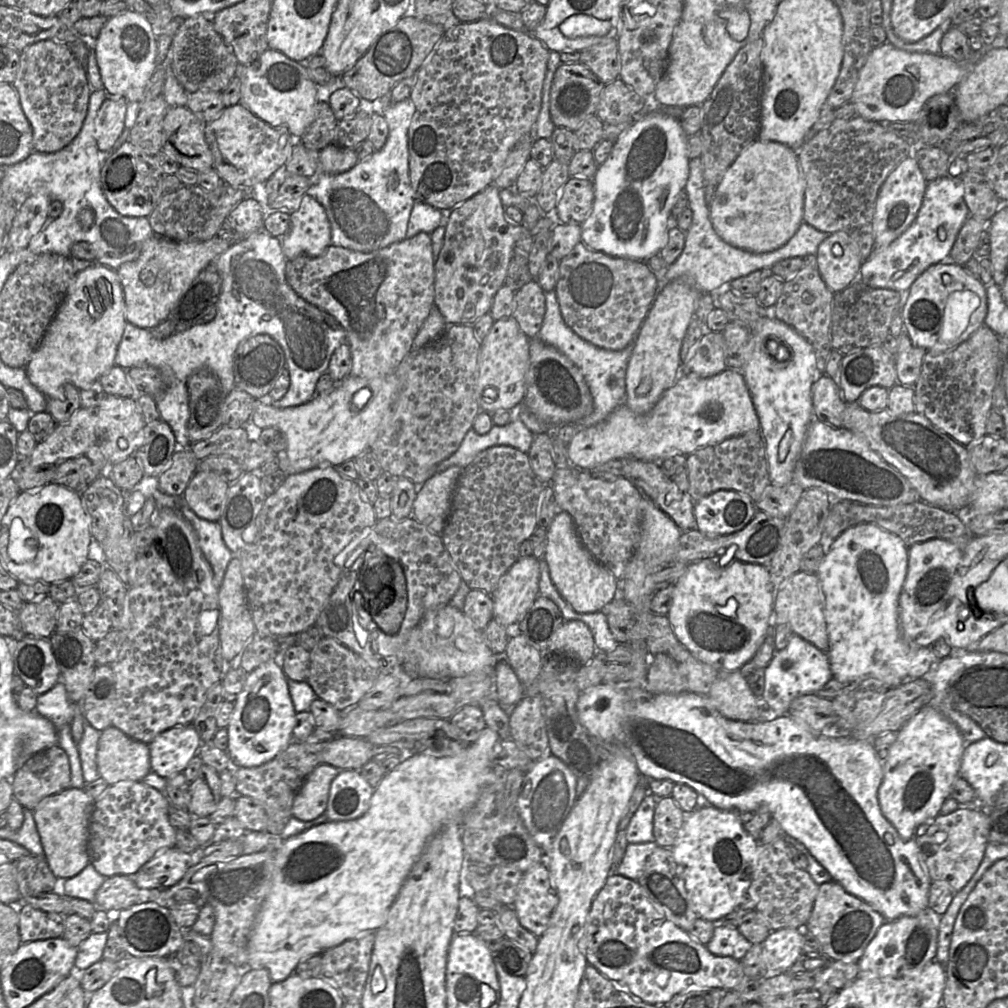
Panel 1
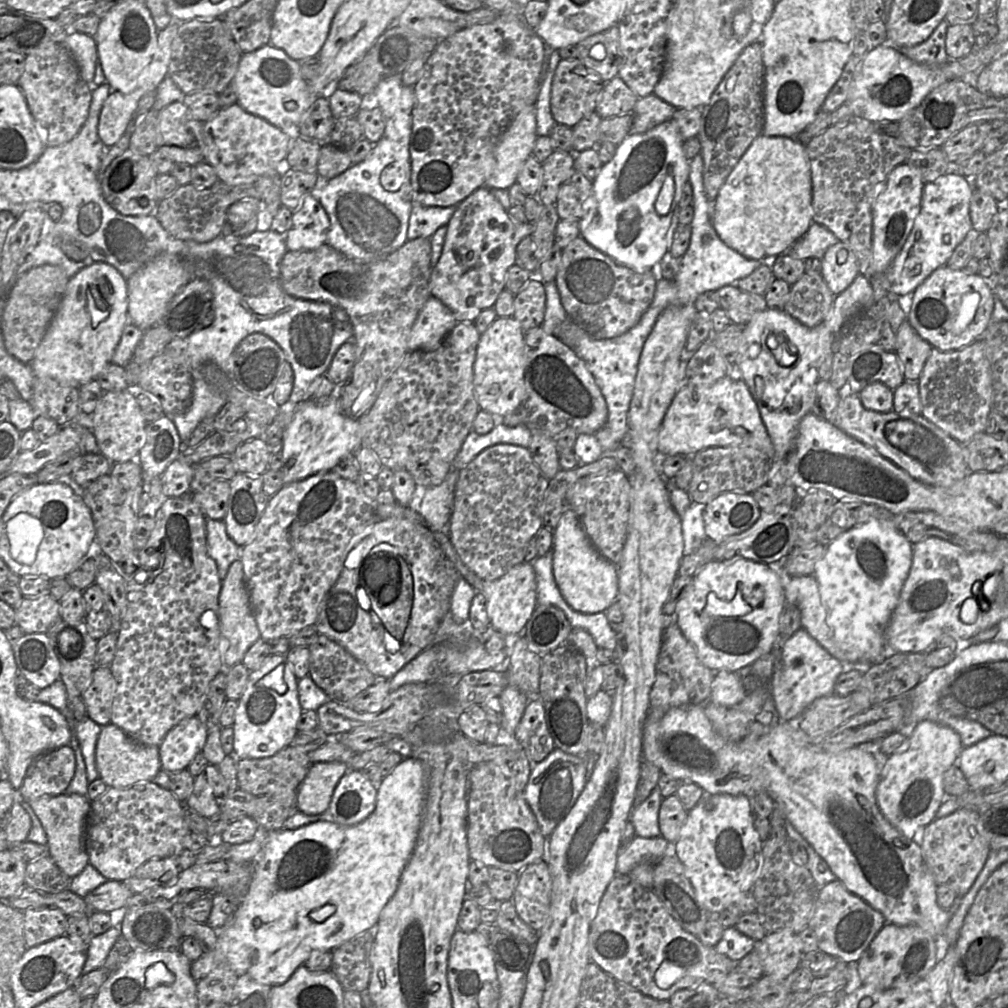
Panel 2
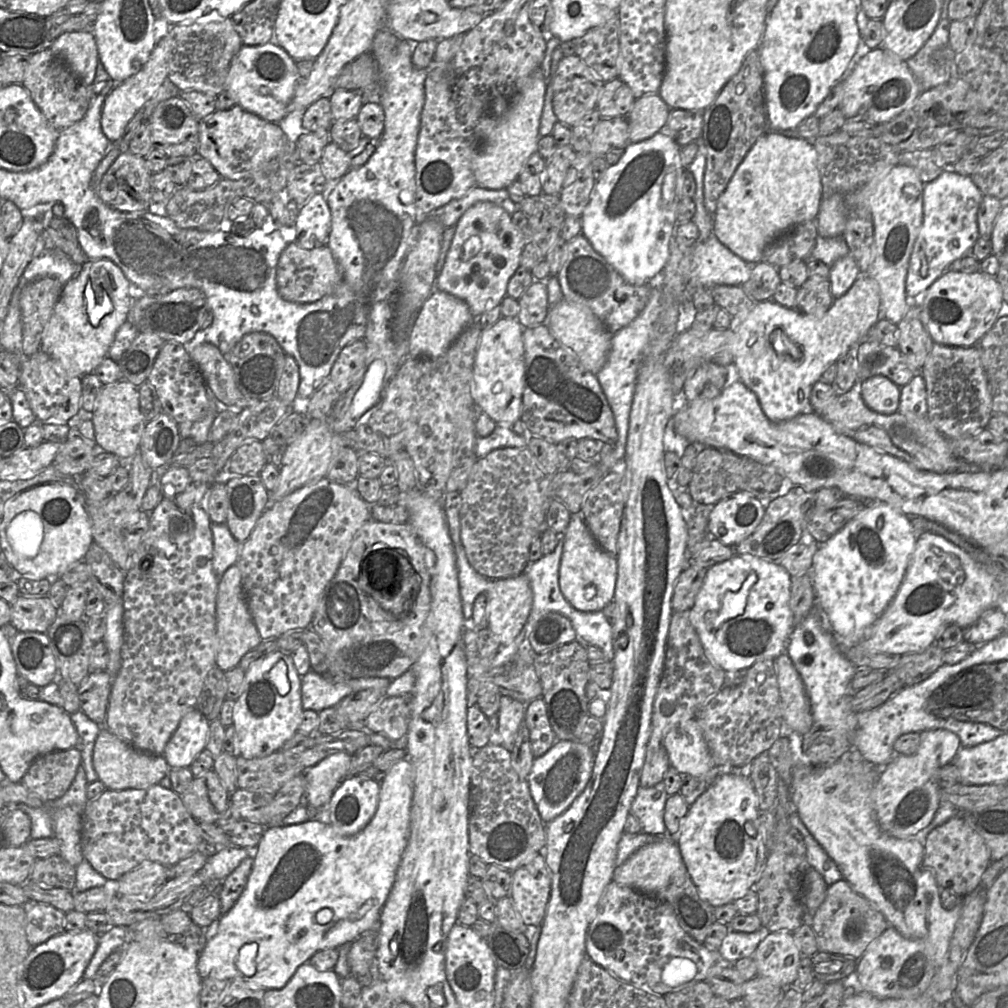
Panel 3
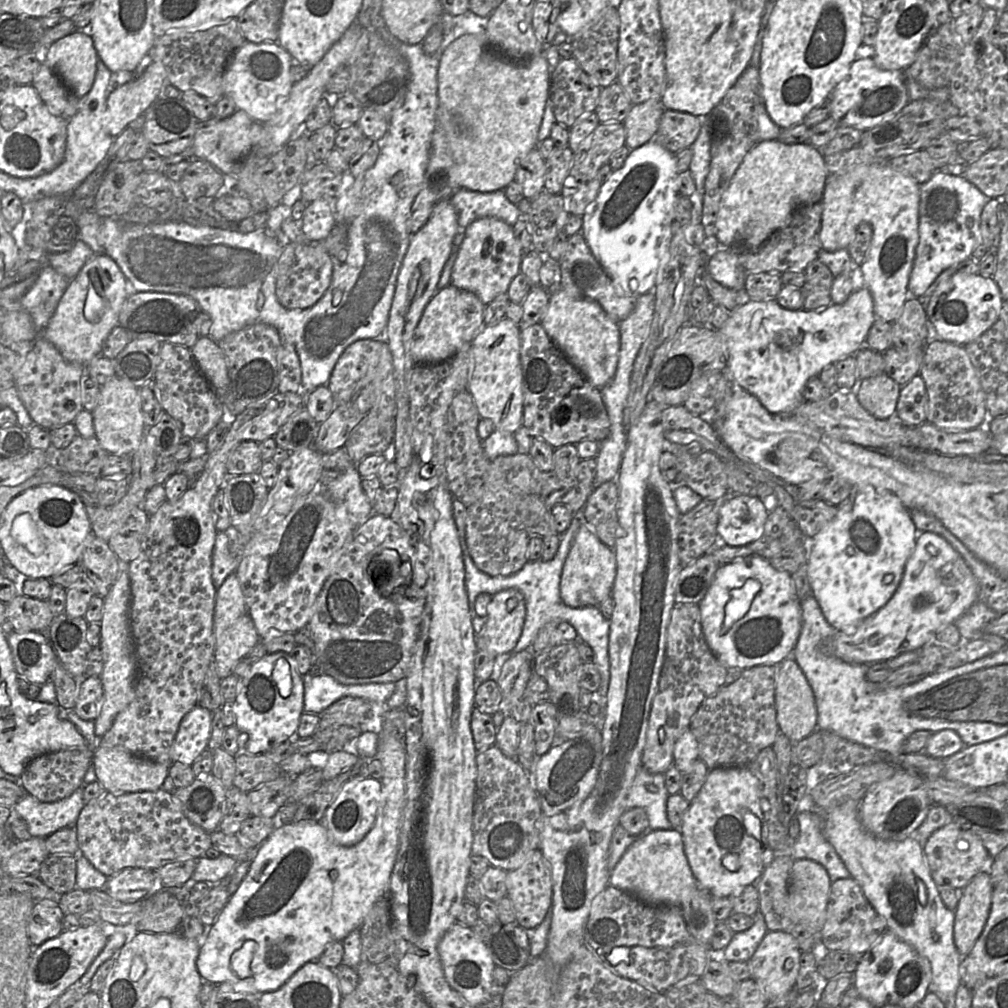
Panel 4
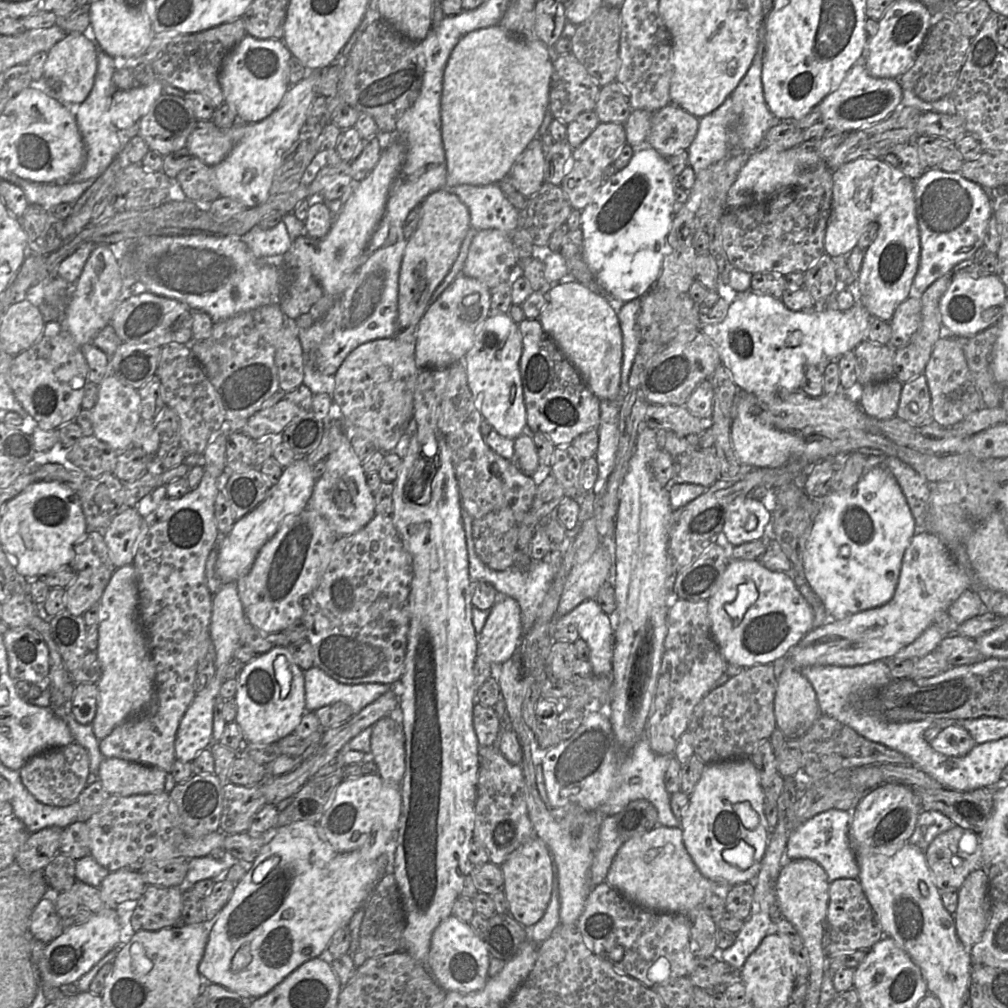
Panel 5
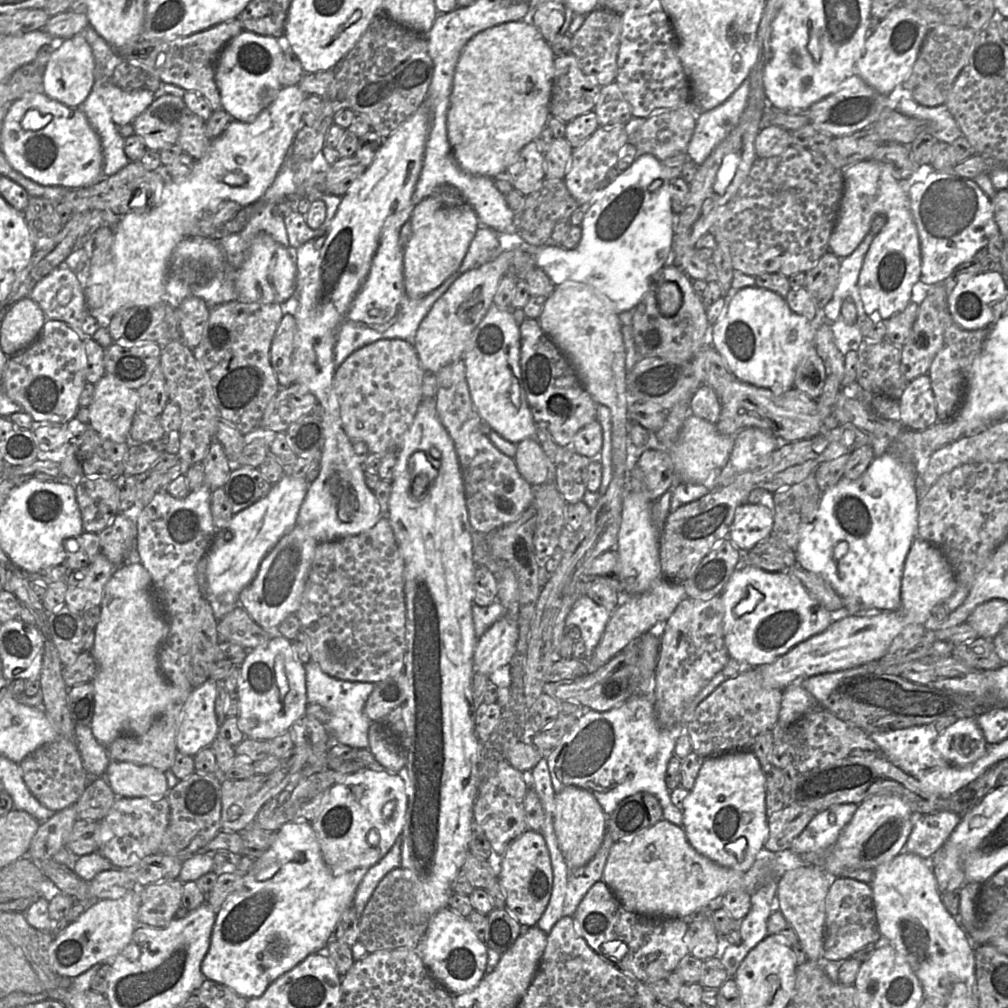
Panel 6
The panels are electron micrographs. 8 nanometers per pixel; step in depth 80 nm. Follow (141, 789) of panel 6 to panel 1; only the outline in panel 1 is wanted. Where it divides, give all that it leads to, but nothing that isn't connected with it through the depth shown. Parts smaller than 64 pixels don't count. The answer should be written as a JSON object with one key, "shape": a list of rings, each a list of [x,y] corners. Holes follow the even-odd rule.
{"shape":[[[115,727],[105,729],[98,741],[96,763],[100,778],[108,786],[119,782],[142,782],[151,772],[148,745],[132,740]]]}

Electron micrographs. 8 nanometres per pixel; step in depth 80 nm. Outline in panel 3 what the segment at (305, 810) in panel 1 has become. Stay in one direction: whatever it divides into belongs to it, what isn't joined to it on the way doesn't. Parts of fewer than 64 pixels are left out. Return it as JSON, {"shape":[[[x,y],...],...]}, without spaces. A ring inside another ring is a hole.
{"shape":[[[344,751],[330,753],[305,771],[305,800],[308,808],[328,806],[333,792],[347,775],[351,758]]]}

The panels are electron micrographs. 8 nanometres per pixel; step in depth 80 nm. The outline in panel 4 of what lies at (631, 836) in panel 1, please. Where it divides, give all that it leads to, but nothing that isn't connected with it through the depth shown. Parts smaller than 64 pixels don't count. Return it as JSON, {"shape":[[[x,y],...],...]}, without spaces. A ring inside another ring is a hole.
{"shape":[[[642,765],[628,791],[625,810],[643,808],[648,816],[649,830],[672,829],[666,810],[668,795],[665,773],[650,773]]]}

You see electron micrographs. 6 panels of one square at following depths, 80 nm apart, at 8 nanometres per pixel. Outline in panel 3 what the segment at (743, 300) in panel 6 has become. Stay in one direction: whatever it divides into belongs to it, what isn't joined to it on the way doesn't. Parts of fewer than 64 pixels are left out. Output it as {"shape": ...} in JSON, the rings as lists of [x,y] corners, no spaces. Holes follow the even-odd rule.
{"shape":[[[861,274],[850,289],[841,297],[835,298],[830,308],[822,315],[804,314],[795,308],[784,307],[772,299],[757,301],[747,317],[734,325],[736,346],[734,364],[741,380],[758,398],[767,418],[773,422],[782,422],[804,412],[813,412],[810,405],[810,393],[815,382],[828,365],[846,354],[855,359],[857,345],[865,338],[872,327],[881,318],[881,299],[878,283],[867,274]],[[775,329],[782,329],[789,339],[800,348],[800,359],[779,355],[770,343],[770,335]]]}

